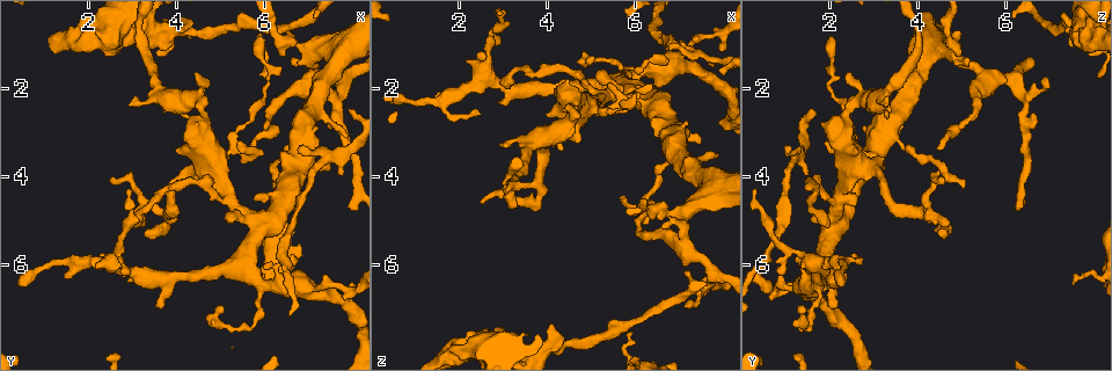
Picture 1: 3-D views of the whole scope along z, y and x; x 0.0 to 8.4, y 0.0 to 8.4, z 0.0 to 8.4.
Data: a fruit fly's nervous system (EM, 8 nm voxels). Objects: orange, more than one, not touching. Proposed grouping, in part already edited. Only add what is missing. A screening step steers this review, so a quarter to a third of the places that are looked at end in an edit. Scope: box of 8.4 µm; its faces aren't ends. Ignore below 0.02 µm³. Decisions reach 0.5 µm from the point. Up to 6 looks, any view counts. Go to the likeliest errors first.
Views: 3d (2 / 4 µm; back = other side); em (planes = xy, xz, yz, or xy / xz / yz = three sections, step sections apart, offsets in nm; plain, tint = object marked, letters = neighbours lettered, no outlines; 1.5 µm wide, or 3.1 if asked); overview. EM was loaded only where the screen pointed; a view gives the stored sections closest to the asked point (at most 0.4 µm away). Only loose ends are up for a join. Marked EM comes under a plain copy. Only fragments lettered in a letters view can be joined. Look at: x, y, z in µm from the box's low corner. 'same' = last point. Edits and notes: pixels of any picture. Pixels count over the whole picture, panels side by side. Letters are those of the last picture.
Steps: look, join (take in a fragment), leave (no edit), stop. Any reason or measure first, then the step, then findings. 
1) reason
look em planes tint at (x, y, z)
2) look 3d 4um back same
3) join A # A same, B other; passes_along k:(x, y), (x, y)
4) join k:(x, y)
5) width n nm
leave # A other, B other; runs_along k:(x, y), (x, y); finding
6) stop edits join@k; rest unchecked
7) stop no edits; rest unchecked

thin end
look em xy step 8 tint at (3.05, 5.15, 2.00)

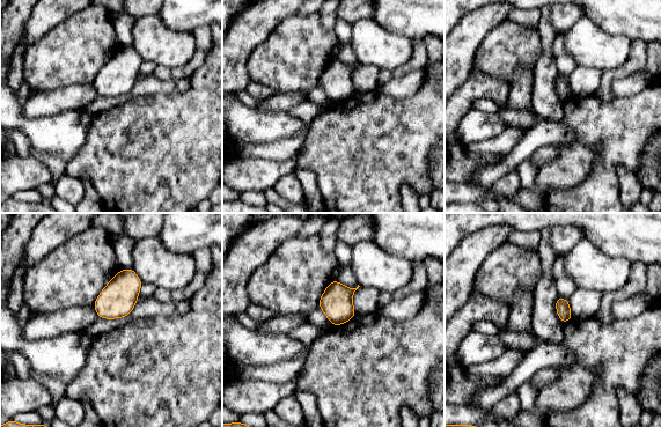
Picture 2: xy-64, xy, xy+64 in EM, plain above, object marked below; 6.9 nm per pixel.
another direction
look em xz step 4 letters same

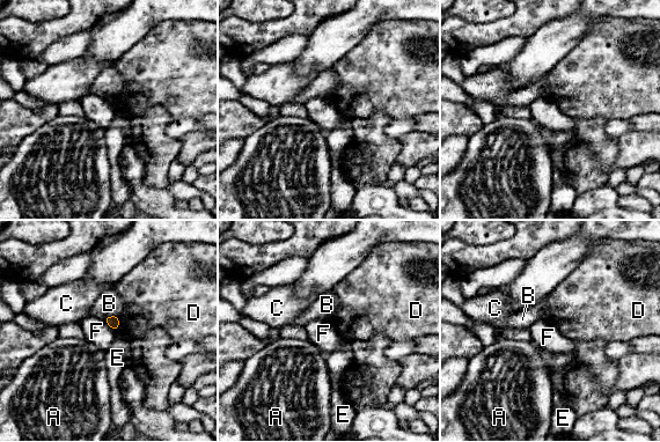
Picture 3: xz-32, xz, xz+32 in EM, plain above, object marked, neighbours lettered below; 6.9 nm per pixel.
width 80 nm
leave # A other, B other, C other, D other, E other, F other; border 3:(102, 319), (116, 332); none of them fits

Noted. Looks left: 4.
look 3d 4um at (6.75, 3.45, 1.10)

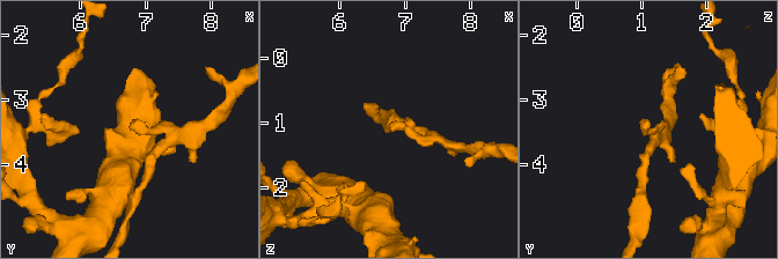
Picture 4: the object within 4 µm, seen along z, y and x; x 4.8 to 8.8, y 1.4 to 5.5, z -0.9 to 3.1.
look em planes letters at (6.70, 3.45, 1.05)

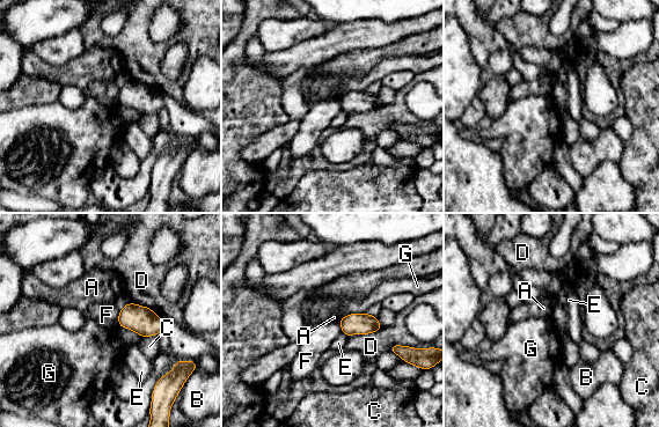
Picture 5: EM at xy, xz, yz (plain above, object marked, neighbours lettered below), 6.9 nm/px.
leave # A other, B other, C other, D other, E other, F other, G other; border 5:(121, 309), (117, 316), (117, 325); none of them fits

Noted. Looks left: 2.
free end
look 3d 2um at (4.05, 0.65, 7.40)

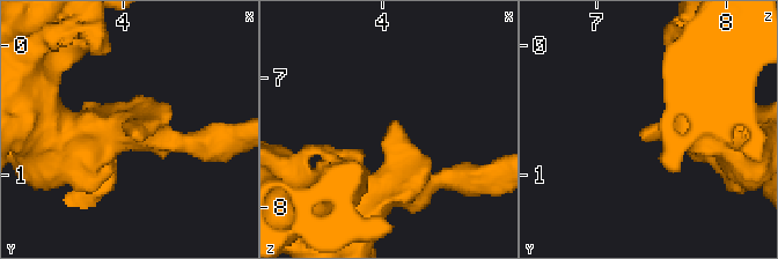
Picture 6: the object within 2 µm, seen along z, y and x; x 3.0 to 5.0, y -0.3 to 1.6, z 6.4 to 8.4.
arm_widths 190, 280 nm; shape alone is not enough
look em planes letters at (4.06, 0.68, 7.36)

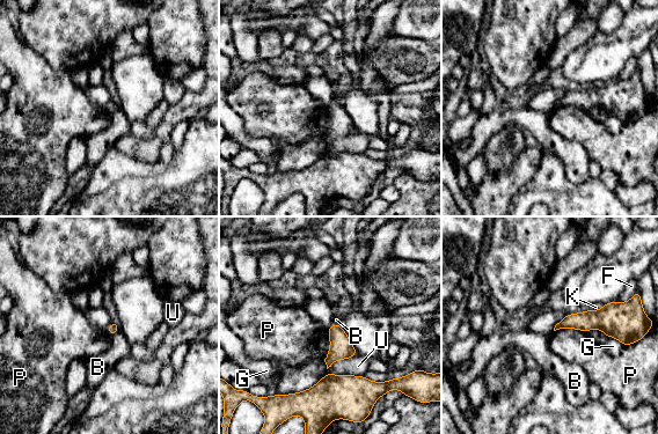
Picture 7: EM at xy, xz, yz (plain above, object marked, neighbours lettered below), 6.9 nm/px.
longest_contact U 260 nm
leave # B other, F other, G other, K other, P other, U other; border 7:(554, 330), (571, 328), (586, 332); no lettered fragment goes on from it

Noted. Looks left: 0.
stop no edits; rest unchecked

